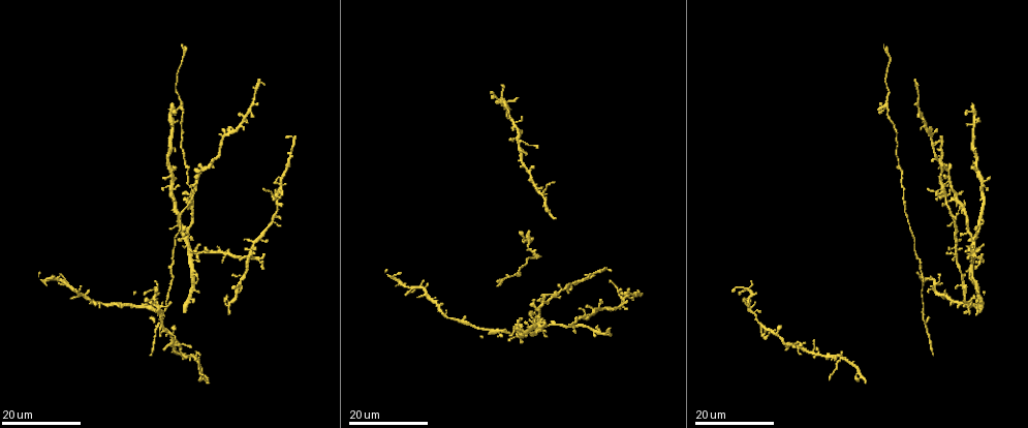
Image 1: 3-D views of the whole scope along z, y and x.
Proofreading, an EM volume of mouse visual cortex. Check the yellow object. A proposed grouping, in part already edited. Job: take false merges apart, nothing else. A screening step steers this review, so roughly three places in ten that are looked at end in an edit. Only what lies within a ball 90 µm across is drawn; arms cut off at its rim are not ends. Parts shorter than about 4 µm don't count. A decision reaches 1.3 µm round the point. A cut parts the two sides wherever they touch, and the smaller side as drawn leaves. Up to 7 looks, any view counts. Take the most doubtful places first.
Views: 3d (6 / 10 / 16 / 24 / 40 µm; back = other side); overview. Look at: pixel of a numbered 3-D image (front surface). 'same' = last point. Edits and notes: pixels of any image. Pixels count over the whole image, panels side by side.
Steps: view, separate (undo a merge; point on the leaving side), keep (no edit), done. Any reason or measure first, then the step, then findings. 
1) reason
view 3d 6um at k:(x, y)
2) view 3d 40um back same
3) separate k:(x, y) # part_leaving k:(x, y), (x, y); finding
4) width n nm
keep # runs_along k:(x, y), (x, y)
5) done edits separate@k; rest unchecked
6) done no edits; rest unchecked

four or more arms meet
view 3d 24um at 1:(620, 296)

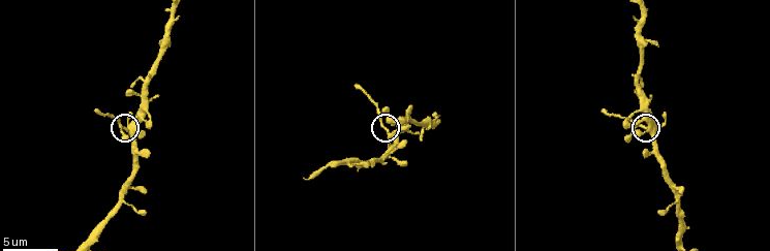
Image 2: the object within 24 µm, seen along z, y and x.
view 3d 6um at 2:(125, 129)

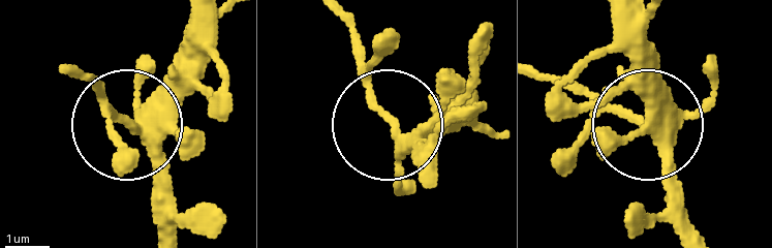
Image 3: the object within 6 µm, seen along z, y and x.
separate 3:(109, 127) # part_leaving 3:(128, 129), (84, 78); two cells meet here

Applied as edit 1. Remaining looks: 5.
view overview

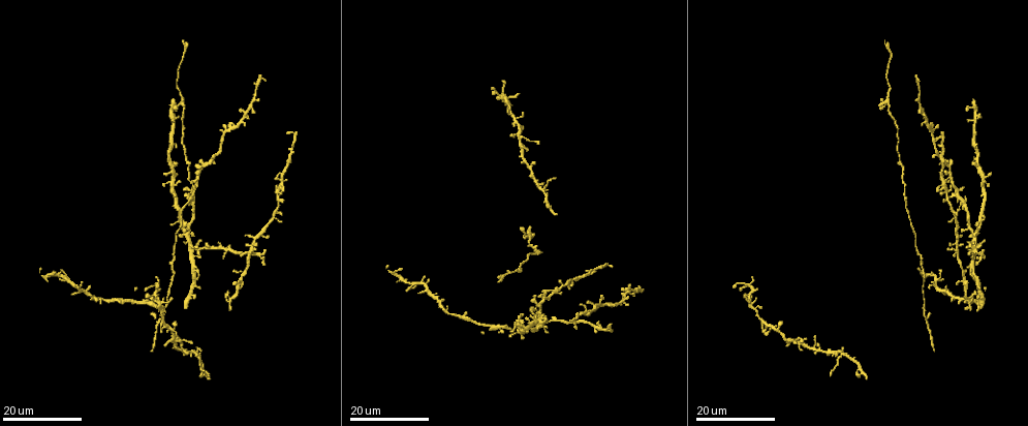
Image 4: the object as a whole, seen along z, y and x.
four-way junction
view 3d 16um at 4:(841, 356)

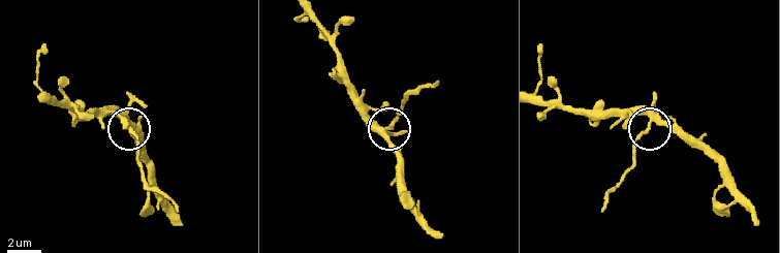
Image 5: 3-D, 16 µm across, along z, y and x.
view 3d 6um at 5:(389, 127)

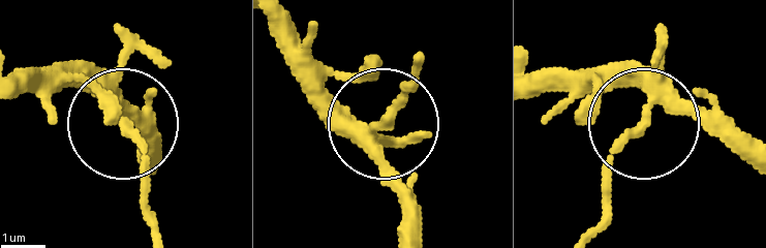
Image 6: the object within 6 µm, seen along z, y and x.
arms 4
separate 6:(144, 190) # part_leaving 6:(124, 130), (146, 171), (150, 226); a second cell is stuck on

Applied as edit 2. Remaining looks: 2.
three-way junction
view 3d 24um at 4:(519, 137)

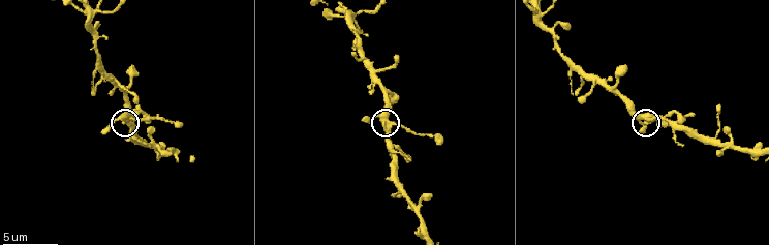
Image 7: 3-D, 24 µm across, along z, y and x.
zoom in
view 3d 10um at 7:(392, 123)

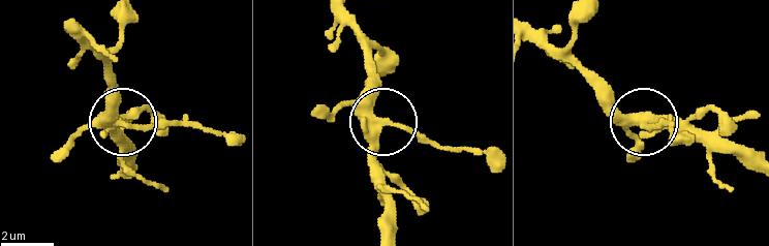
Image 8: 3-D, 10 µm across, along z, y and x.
keep # runs_along 8:(751, 161), (645, 123), (670, 123); continuous, no second cell

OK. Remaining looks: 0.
done edits separate@3, separate@6; rest unchecked

